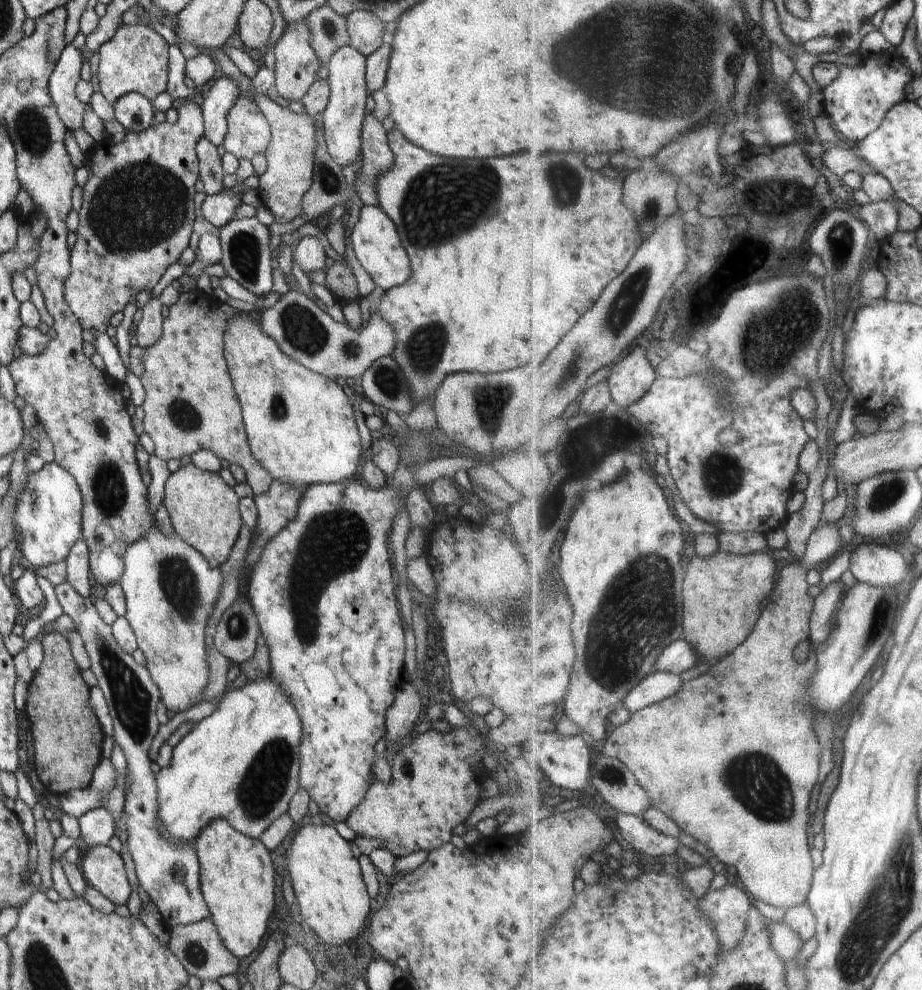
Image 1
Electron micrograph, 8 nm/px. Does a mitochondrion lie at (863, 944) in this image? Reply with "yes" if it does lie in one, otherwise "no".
yes

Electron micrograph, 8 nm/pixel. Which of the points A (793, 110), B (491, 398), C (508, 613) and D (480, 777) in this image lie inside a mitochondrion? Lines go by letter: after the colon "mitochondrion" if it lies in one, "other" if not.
A: other
B: mitochondrion
C: mitochondrion
D: other

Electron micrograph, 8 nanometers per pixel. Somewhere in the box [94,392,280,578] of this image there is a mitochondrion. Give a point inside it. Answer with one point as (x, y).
(185, 416)

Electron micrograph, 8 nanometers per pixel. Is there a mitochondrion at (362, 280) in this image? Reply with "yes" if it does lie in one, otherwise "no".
no

